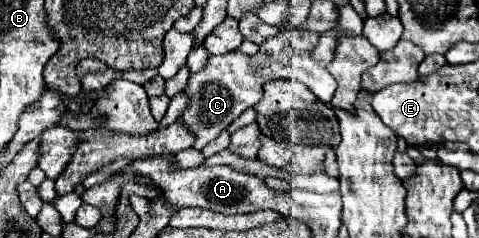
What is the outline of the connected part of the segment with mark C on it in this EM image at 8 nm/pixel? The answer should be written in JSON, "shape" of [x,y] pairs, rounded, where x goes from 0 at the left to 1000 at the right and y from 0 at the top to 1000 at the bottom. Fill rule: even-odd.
{"shape":[[[597,122],[576,155],[555,164],[543,189],[534,231],[509,231],[484,214],[472,231],[438,231],[434,273],[418,307],[401,307],[392,366],[384,374],[397,399],[397,450],[380,475],[384,525],[409,567],[409,626],[422,626],[430,601],[451,584],[493,492],[501,492],[518,450],[539,433],[547,408],[547,357],[568,332],[614,332],[635,349],[668,424],[689,433],[701,382],[701,332],[685,315],[676,265],[668,265],[651,206],[664,181],[664,139],[630,122]]]}

